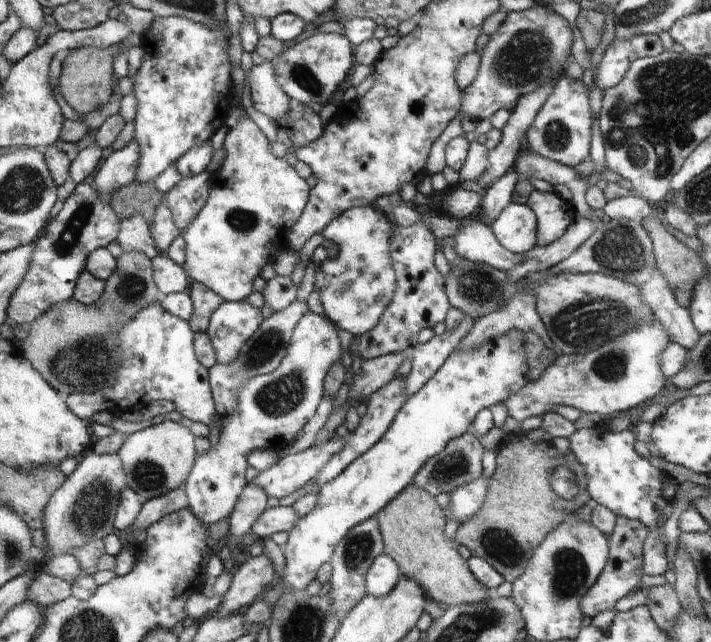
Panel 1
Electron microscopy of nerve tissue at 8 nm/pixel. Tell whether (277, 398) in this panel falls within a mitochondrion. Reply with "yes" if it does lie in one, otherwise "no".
yes

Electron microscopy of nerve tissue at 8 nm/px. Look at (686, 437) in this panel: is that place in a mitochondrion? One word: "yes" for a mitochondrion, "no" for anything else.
no

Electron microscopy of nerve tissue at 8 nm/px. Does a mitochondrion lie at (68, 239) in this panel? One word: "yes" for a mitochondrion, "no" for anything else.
yes

